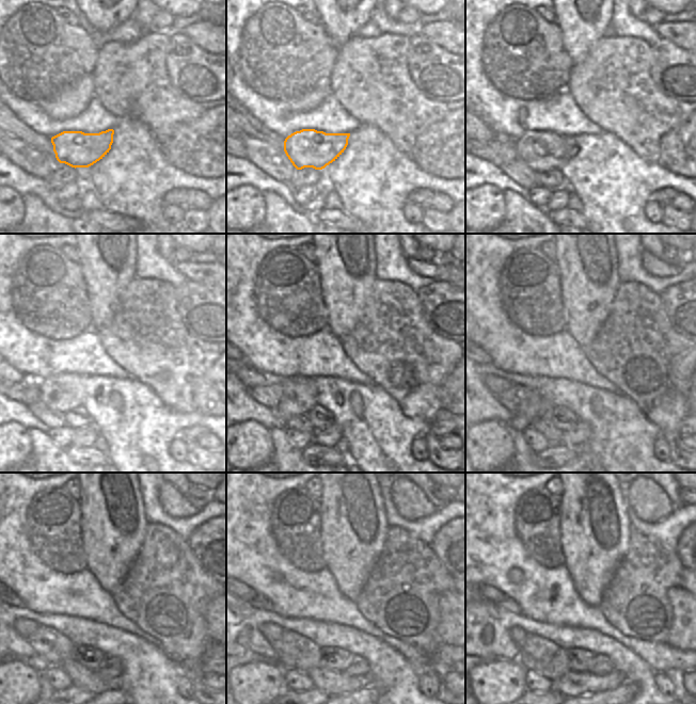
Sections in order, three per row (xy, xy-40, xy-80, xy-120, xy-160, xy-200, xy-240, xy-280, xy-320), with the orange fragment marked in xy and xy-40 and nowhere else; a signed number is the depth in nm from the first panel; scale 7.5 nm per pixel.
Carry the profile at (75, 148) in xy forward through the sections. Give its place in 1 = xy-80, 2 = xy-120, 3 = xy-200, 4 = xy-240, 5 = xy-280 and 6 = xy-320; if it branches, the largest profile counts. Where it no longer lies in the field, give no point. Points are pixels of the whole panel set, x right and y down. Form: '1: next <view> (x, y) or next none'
1: next xy-80 (541, 150)
2: next xy-120 (61, 393)
3: next xy-200 (534, 405)
4: next xy-240 (36, 662)
5: next xy-280 (248, 657)
6: next xy-320 (487, 659)

